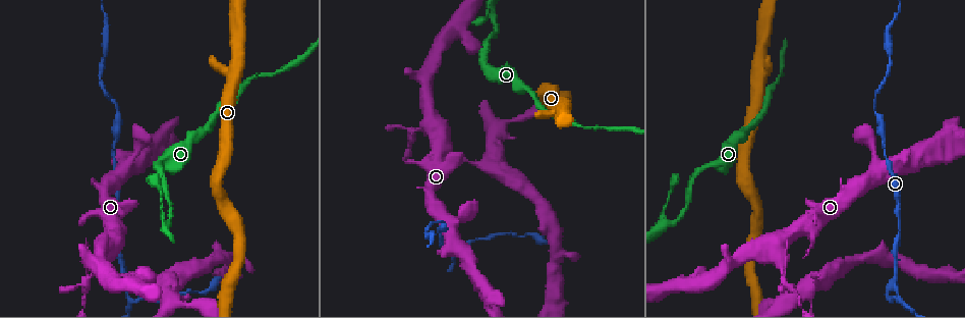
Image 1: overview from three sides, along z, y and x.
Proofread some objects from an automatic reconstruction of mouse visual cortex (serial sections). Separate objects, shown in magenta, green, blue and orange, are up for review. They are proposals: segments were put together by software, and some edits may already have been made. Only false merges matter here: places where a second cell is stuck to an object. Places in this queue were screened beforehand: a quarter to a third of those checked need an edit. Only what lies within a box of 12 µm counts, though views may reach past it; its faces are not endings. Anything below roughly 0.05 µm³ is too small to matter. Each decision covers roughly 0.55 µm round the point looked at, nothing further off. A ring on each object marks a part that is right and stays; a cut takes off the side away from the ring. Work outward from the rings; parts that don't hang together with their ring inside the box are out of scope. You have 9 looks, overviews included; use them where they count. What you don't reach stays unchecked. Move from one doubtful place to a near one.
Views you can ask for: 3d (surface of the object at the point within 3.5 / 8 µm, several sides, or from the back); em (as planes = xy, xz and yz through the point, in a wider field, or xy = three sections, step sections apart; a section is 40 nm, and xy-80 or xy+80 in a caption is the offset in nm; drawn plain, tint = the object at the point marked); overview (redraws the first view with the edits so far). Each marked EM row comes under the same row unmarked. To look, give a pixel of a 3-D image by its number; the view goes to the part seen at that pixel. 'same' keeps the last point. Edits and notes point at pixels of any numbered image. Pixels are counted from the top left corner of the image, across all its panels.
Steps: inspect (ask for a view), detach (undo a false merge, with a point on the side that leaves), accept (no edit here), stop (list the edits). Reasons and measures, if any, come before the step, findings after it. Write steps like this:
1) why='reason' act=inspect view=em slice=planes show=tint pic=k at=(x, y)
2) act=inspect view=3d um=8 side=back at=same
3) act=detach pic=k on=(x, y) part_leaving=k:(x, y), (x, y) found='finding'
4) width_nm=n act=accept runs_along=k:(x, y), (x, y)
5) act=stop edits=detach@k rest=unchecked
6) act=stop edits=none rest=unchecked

why='three-way junction' act=inspect view=3d um=3.5 pic=1 at=(234, 81)

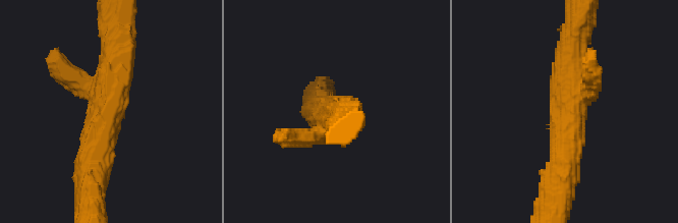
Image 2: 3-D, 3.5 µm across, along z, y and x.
arms=3 arm_widths_nm=250,450,450 act=inspect view=em slice=xy step=3 show=tint pic=2 at=(109, 112)

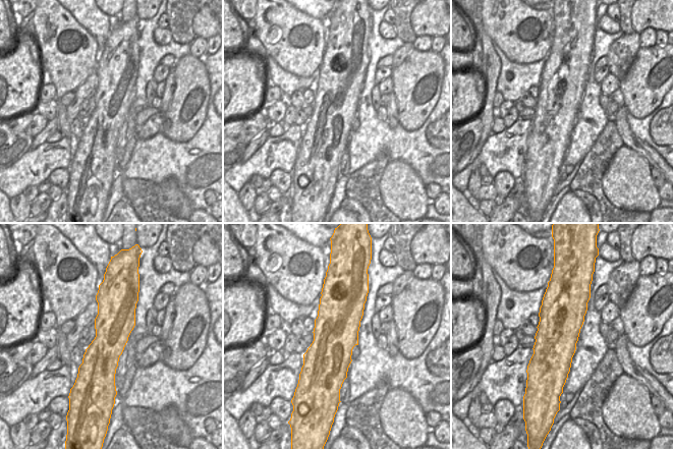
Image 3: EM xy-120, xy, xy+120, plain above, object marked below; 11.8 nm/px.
act=detach pic=2 on=(62, 59) part_leaving=2:(323, 130), (279, 141) found='two cells meet here'

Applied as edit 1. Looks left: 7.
why='sharp bend' act=inspect view=3d um=3.5 pic=1 at=(900, 301)

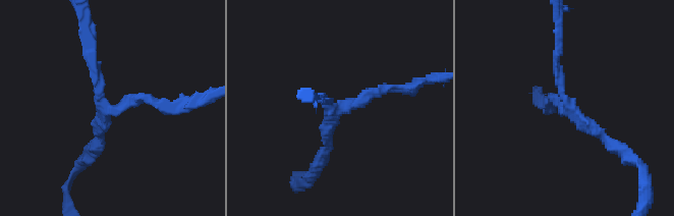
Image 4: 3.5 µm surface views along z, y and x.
arms=3 arm_widths_nm=150,150,150 act=inspect view=em slice=xy step=1 show=tint pic=4 at=(334, 107)

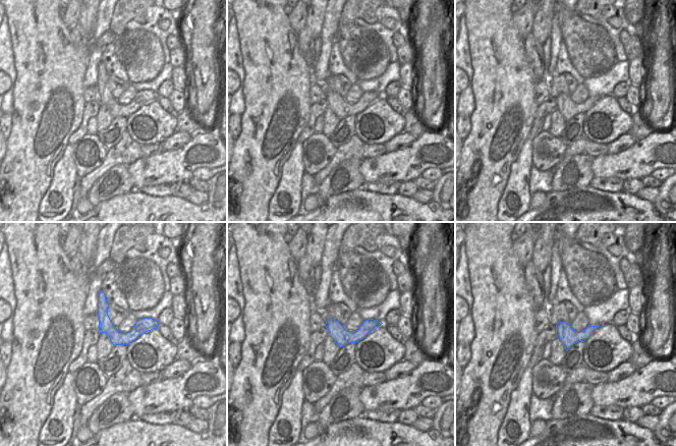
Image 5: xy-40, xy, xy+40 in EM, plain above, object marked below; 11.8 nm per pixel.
act=detach pic=4 on=(139, 99) part_leaving=4:(338, 109), (423, 80) found='a second cell is stuck on'

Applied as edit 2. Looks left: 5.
act=inspect view=overview

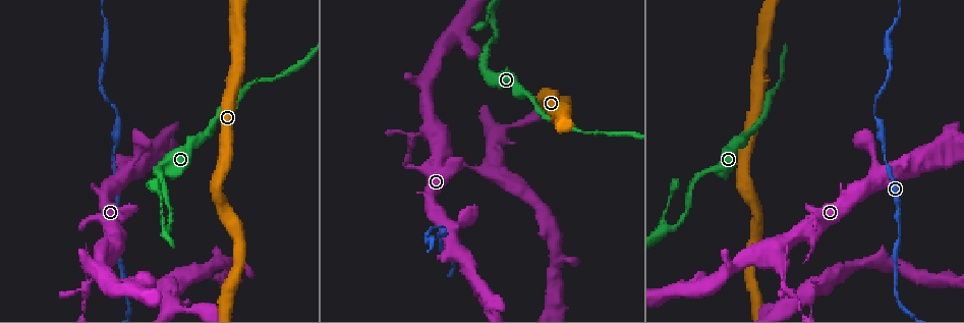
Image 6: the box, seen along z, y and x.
why='sudden change in width' act=inspect view=3d um=3.5 pic=6 at=(782, 279)

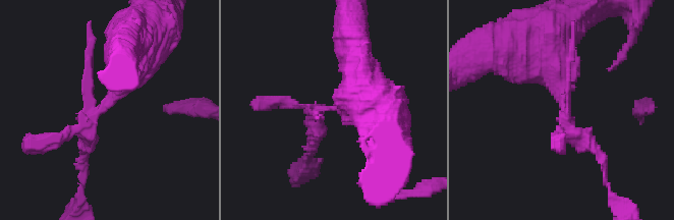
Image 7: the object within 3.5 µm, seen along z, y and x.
why='need the tissue' act=inspect view=em slice=xy step=3 show=tint pic=7 at=(562, 107)

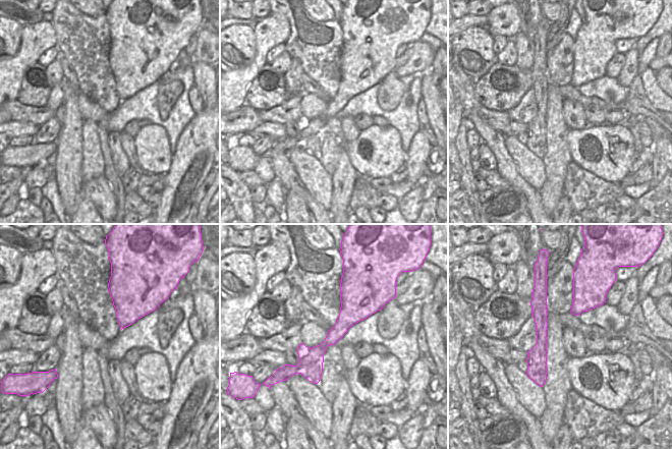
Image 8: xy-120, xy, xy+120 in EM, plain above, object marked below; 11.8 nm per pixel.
act=accept runs_along=7:(133, 55), (121, 87), (87, 121), (83, 153) found='one cell here'

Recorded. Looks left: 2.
act=inspect view=3d um=3.5 pic=6 at=(669, 228)

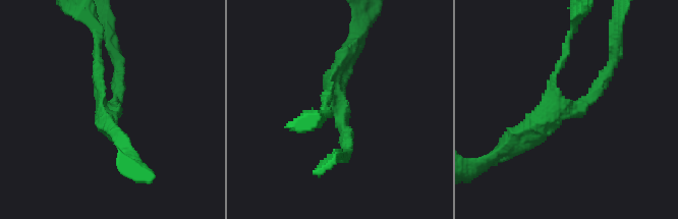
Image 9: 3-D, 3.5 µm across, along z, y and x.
arms=3 arm_widths_nm=150,200,250 act=inspect view=em slice=xy step=1 show=tint pic=9 at=(570, 106)

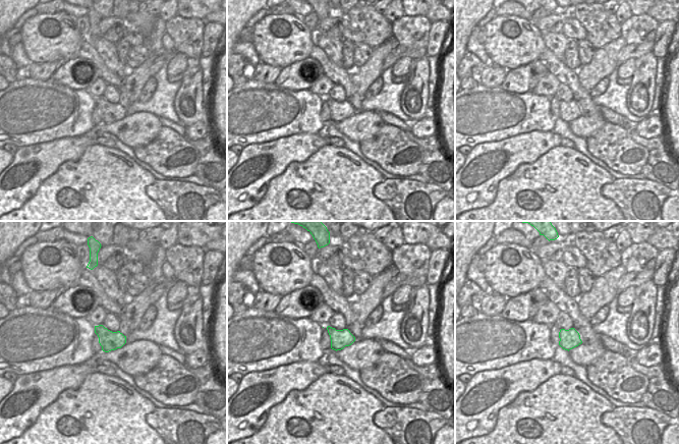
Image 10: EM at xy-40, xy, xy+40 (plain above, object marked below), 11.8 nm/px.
act=accept runs_along=9:(346, 153), (340, 111), (327, 91), (324, 106) found='all the same cell'

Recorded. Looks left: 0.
act=stop edits=detach@2,detach@4 rest=unchecked

